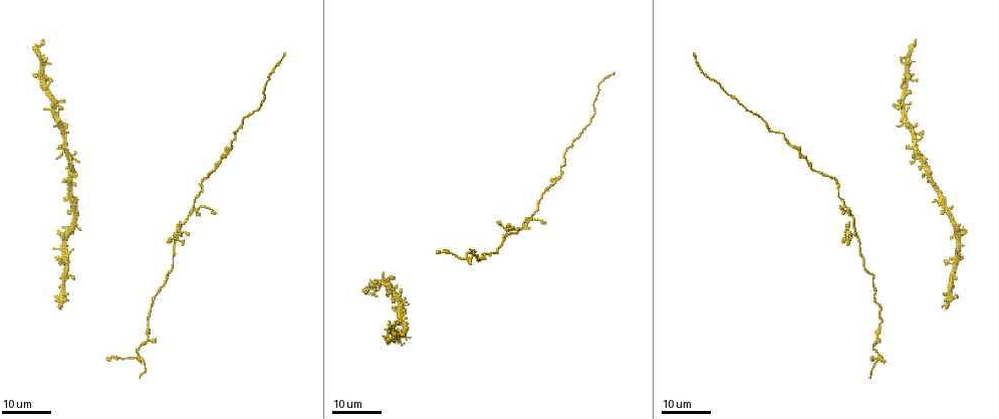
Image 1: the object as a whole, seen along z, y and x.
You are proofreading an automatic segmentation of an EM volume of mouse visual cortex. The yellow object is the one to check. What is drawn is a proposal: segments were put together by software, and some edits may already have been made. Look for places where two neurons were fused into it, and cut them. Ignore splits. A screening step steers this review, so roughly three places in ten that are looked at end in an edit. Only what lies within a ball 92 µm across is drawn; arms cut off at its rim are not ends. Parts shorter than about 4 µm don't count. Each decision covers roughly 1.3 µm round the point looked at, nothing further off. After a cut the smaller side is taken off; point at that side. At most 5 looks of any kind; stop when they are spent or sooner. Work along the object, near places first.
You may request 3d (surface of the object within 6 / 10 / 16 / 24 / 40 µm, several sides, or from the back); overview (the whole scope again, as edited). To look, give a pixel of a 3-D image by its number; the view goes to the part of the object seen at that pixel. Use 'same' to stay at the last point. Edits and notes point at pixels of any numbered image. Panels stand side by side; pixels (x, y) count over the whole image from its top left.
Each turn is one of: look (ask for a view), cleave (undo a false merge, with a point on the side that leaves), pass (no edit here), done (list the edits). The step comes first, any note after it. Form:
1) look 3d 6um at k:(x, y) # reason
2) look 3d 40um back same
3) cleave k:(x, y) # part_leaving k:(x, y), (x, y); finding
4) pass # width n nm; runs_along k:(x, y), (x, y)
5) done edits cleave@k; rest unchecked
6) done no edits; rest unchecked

look 3d 16um at 1:(855, 232) # four arms meet

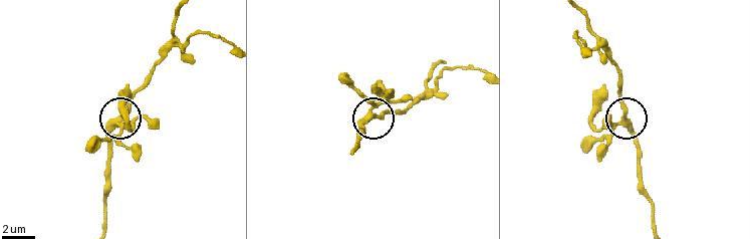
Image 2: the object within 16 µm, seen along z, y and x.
look 3d 6um at 2:(120, 121)

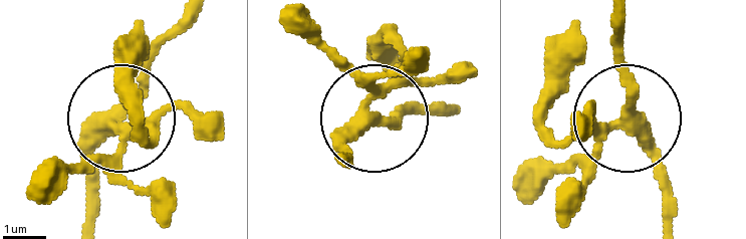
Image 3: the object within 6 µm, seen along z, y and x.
look 3d 6um back at 3:(618, 124)

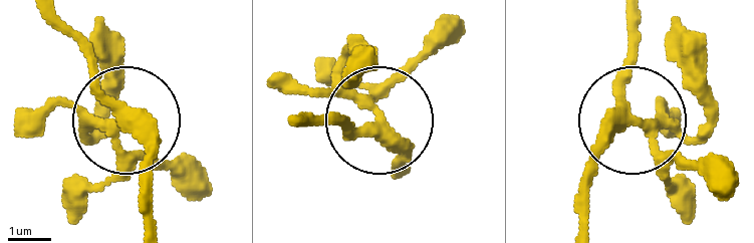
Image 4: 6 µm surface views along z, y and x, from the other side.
pass # width 320 nm; one neuron here

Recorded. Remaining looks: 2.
look 3d 16um at 1:(195, 210) # four-way junction

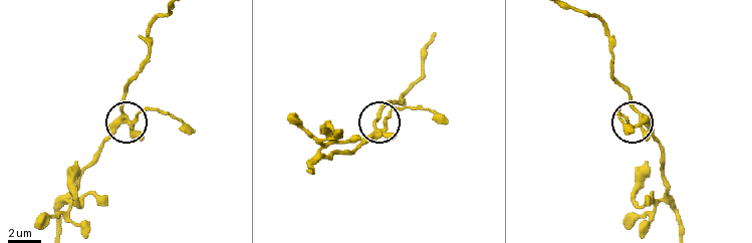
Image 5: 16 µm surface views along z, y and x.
look 3d 6um at 5:(128, 119)

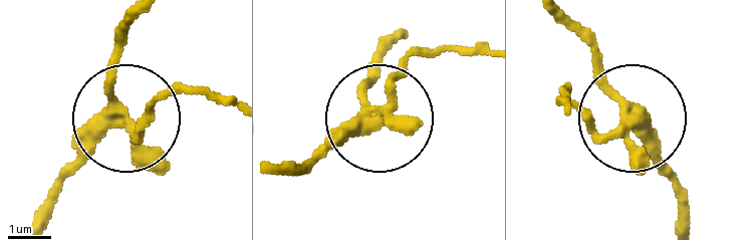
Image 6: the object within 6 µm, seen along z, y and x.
pass # width 290 nm; runs_along 6:(26, 225), (119, 121), (135, 132), (163, 98); continuous, no second neuron

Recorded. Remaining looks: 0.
done no edits; rest unchecked

